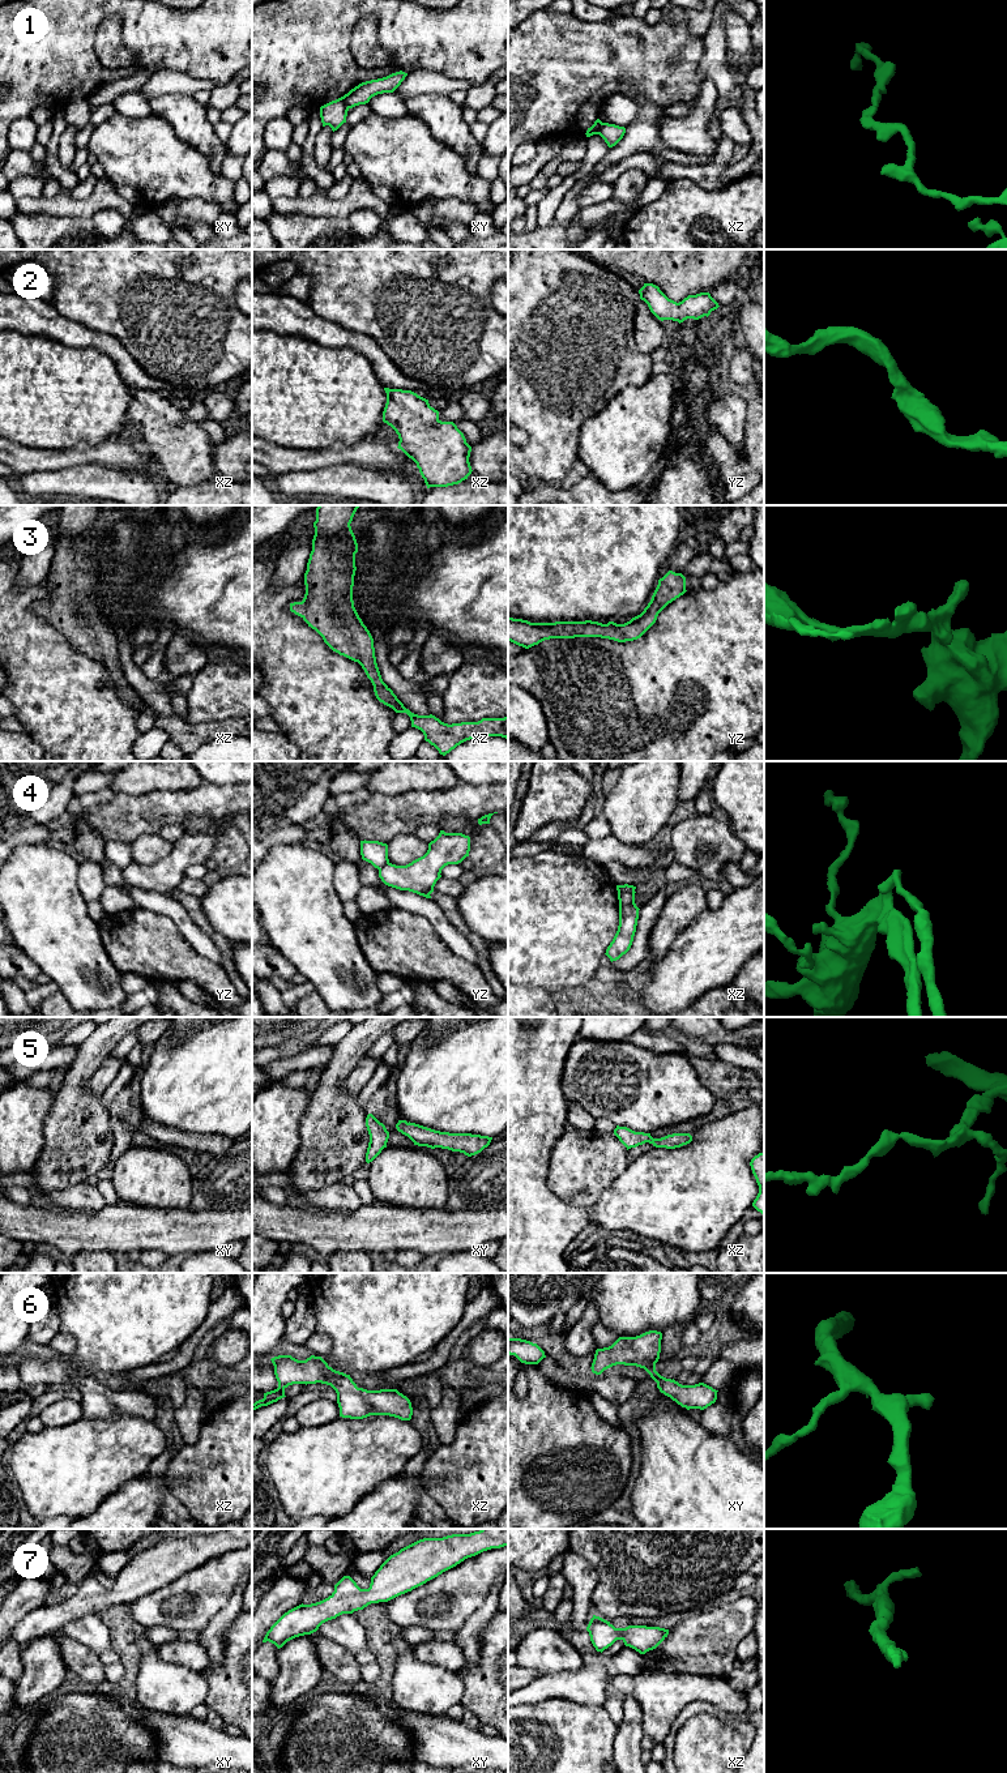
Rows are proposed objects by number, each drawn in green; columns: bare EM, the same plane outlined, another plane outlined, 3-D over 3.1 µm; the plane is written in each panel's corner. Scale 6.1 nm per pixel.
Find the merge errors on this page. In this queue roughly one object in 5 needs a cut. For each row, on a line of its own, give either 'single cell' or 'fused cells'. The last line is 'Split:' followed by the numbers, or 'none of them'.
1: fused cells
2: single cell
3: single cell
4: fused cells
5: single cell
6: single cell
7: single cell
Split: 1, 4

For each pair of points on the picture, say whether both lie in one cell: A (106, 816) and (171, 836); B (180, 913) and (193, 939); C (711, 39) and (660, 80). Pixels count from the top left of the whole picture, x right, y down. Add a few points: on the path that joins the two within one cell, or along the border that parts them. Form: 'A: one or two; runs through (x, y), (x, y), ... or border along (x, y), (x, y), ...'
A: two; border along (182, 825), (165, 825), (158, 833)
B: one; runs through (182, 919), (191, 932)
C: two; border along (703, 37), (704, 55), (700, 62), (699, 75)

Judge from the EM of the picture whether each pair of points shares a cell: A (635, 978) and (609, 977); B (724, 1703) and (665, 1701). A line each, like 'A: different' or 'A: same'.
A: same
B: same

